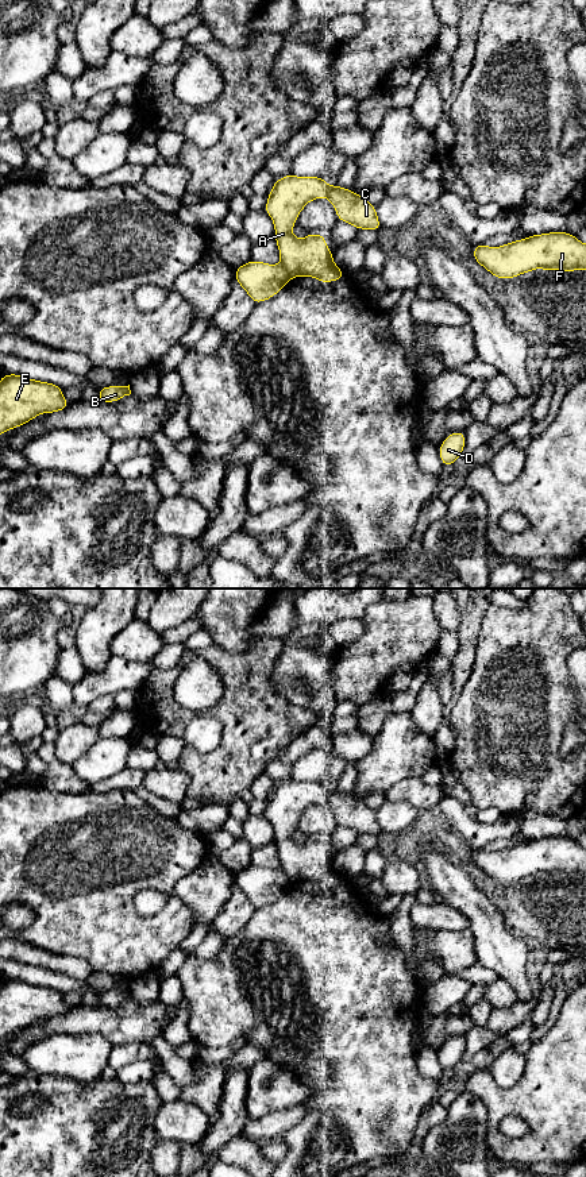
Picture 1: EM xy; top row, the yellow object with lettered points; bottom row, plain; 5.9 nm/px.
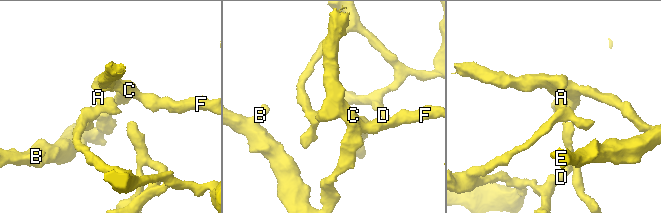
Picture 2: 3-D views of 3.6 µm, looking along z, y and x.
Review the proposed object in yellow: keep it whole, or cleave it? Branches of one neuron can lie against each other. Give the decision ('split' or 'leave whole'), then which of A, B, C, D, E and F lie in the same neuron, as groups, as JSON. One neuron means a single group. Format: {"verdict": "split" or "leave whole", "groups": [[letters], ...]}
{"verdict": "split", "groups": [["A", "B", "C", "E", "F"], ["D"]]}

